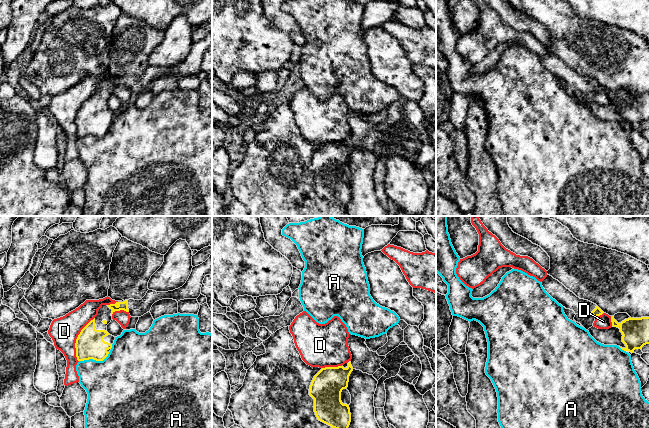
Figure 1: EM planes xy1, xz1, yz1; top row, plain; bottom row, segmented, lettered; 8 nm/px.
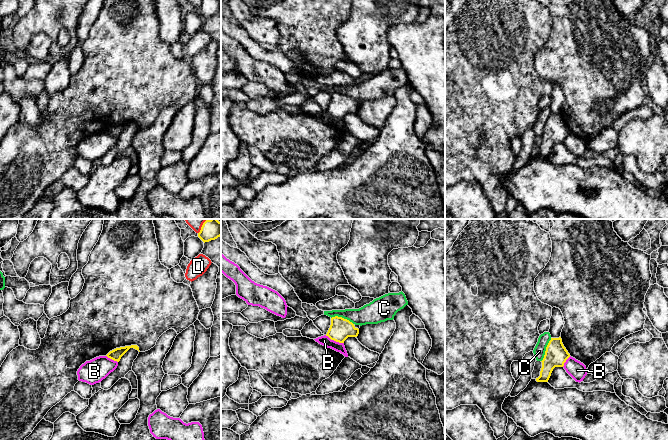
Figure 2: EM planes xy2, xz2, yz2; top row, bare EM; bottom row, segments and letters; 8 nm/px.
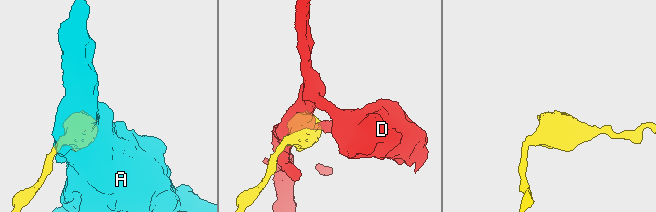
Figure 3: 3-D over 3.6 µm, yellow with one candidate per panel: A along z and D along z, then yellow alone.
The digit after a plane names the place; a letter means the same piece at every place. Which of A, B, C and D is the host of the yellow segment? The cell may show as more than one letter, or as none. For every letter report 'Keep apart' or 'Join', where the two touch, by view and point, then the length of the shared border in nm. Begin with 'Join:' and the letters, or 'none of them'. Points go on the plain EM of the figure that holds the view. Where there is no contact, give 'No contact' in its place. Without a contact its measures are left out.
Join: none of them
A: Keep apart. Touches yellow at xy1 (94, 135). Shared border 260 nm
B: Keep apart. Touches yellow at xz2 (334, 116). Shared border 170 nm
C: Keep apart. Touches yellow at yz2 (546, 126). Shared border 200 nm
D: Keep apart. Touches yellow at xy1 (76, 115). Shared border 380 nm

